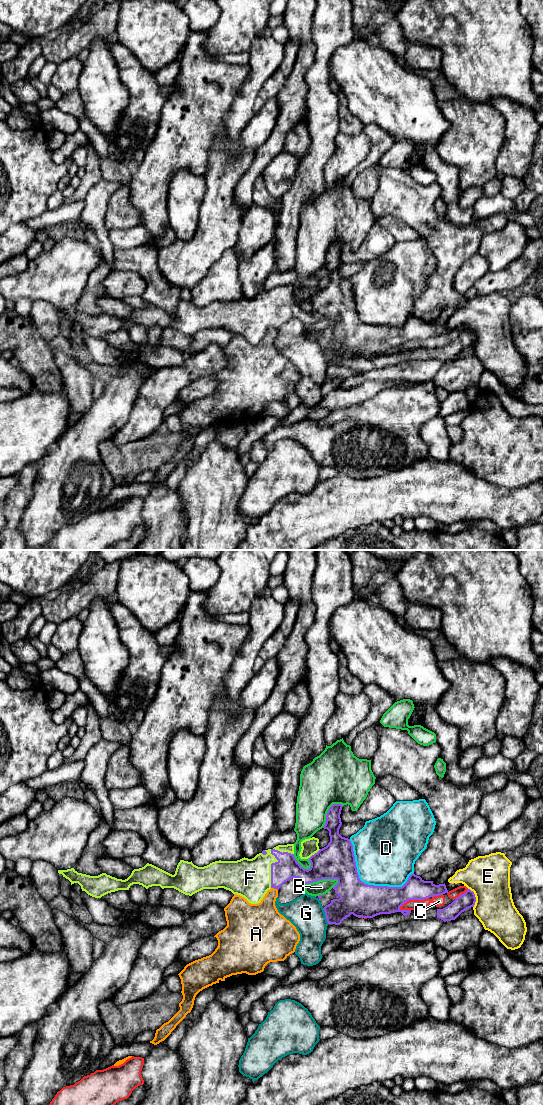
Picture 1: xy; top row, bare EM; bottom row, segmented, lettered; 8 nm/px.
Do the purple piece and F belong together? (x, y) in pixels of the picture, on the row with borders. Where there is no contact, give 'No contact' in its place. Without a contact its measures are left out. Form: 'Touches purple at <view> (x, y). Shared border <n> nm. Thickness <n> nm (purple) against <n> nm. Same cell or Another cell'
Touches purple at xy (271, 867). Shared border 320 nm. Thickness 190 nm (purple) against 320 nm. Same cell

